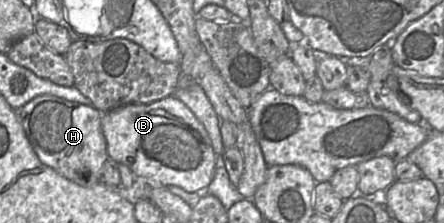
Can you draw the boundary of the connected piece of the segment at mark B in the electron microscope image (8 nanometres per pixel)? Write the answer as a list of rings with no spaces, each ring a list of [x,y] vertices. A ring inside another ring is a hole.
[[[174,95],[149,104],[127,104],[102,112],[101,128],[107,143],[108,157],[128,166],[137,177],[164,186],[178,186],[187,192],[205,192],[213,179],[217,155],[207,131],[194,113]]]

